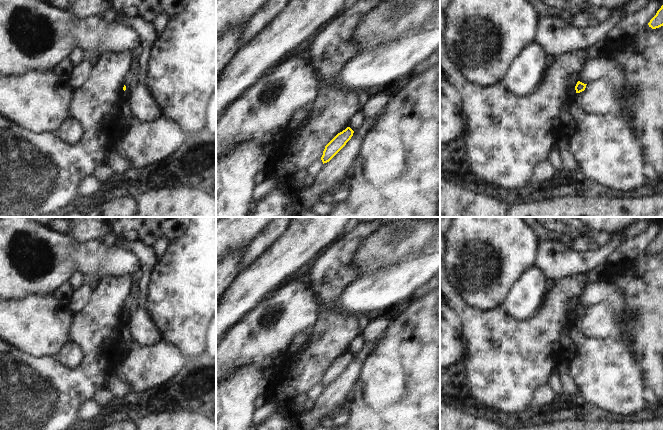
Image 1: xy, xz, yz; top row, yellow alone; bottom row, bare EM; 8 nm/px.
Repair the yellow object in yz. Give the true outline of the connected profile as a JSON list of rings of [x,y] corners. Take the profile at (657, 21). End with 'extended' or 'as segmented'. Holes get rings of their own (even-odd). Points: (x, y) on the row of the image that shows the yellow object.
[[[663,5],[657,11],[656,15],[650,20],[648,25],[652,29],[656,29],[656,28],[663,26]]]; as segmented

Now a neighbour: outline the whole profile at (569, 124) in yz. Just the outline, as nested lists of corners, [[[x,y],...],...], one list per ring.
[[[569,73],[565,80],[565,97],[566,100],[560,106],[560,120],[563,124],[563,134],[566,137],[571,137],[576,128],[576,121],[570,111],[570,106],[573,103],[574,95],[576,94],[575,86],[578,82],[578,76],[574,73]]]

